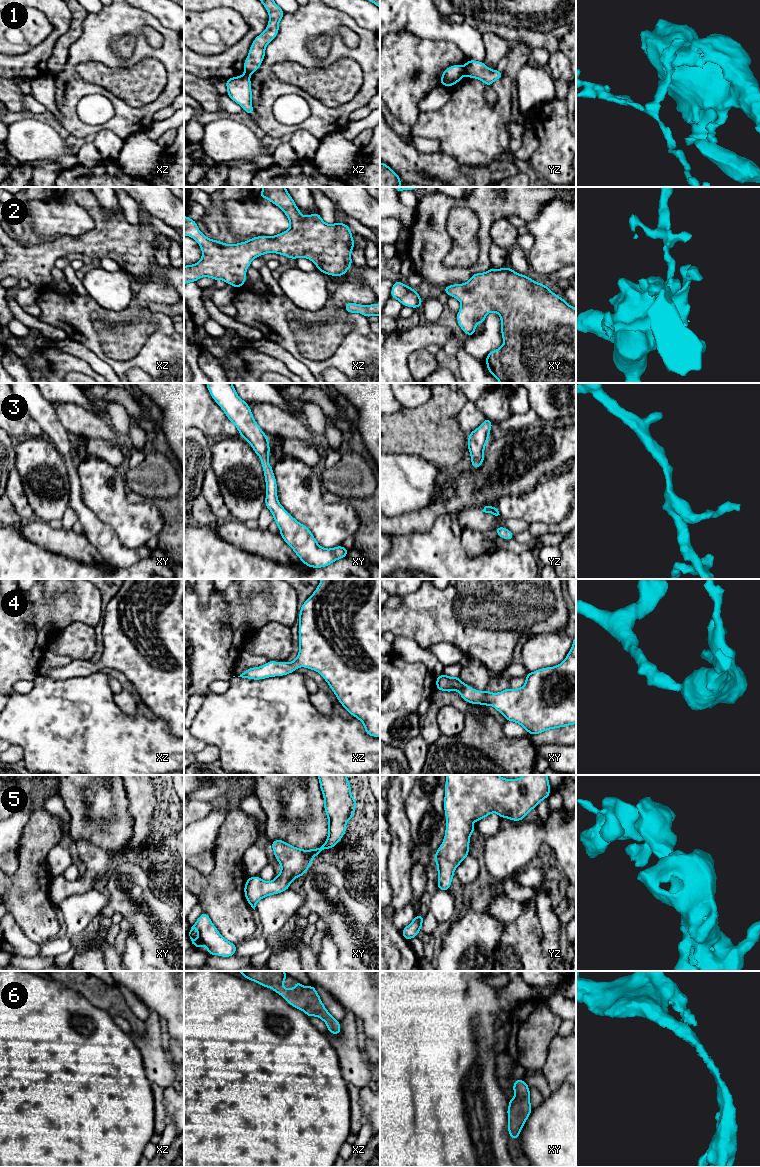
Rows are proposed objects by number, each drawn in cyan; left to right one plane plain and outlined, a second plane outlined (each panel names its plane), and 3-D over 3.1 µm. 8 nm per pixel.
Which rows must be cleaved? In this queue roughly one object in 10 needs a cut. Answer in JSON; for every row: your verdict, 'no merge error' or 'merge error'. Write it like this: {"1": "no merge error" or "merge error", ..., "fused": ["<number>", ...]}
{"1": "no merge error", "2": "no merge error", "3": "no merge error", "4": "no merge error", "5": "no merge error", "6": "no merge error", "fused": []}

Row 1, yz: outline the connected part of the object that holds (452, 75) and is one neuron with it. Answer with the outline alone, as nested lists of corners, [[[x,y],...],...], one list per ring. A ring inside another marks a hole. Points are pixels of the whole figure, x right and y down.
[[[467,60],[464,66],[452,65],[445,69],[439,85],[451,87],[457,84],[464,75],[481,80],[486,86],[492,86],[495,80],[503,77],[502,72],[488,68],[484,62]]]

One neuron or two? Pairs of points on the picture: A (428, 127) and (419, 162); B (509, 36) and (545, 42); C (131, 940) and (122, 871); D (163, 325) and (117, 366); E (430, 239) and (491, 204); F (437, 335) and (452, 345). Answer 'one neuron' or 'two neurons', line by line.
A: two neurons
B: one neuron
C: two neurons
D: one neuron
E: one neuron
F: two neurons

